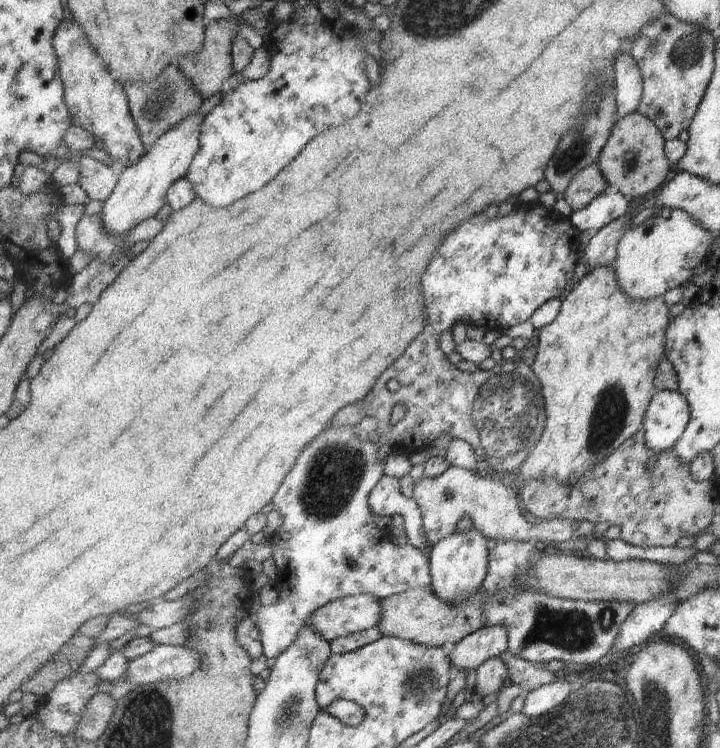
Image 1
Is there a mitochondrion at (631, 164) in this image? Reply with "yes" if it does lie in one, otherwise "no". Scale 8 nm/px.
no

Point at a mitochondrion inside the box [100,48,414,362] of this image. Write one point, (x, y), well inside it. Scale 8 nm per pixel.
(157, 105)

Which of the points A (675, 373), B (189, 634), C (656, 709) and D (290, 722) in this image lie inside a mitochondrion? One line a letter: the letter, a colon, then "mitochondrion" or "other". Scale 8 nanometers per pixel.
A: other
B: other
C: mitochondrion
D: mitochondrion

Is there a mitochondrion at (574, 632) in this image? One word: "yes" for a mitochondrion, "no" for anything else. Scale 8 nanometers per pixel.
yes

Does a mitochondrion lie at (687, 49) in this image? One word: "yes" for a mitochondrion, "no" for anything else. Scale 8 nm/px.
yes

